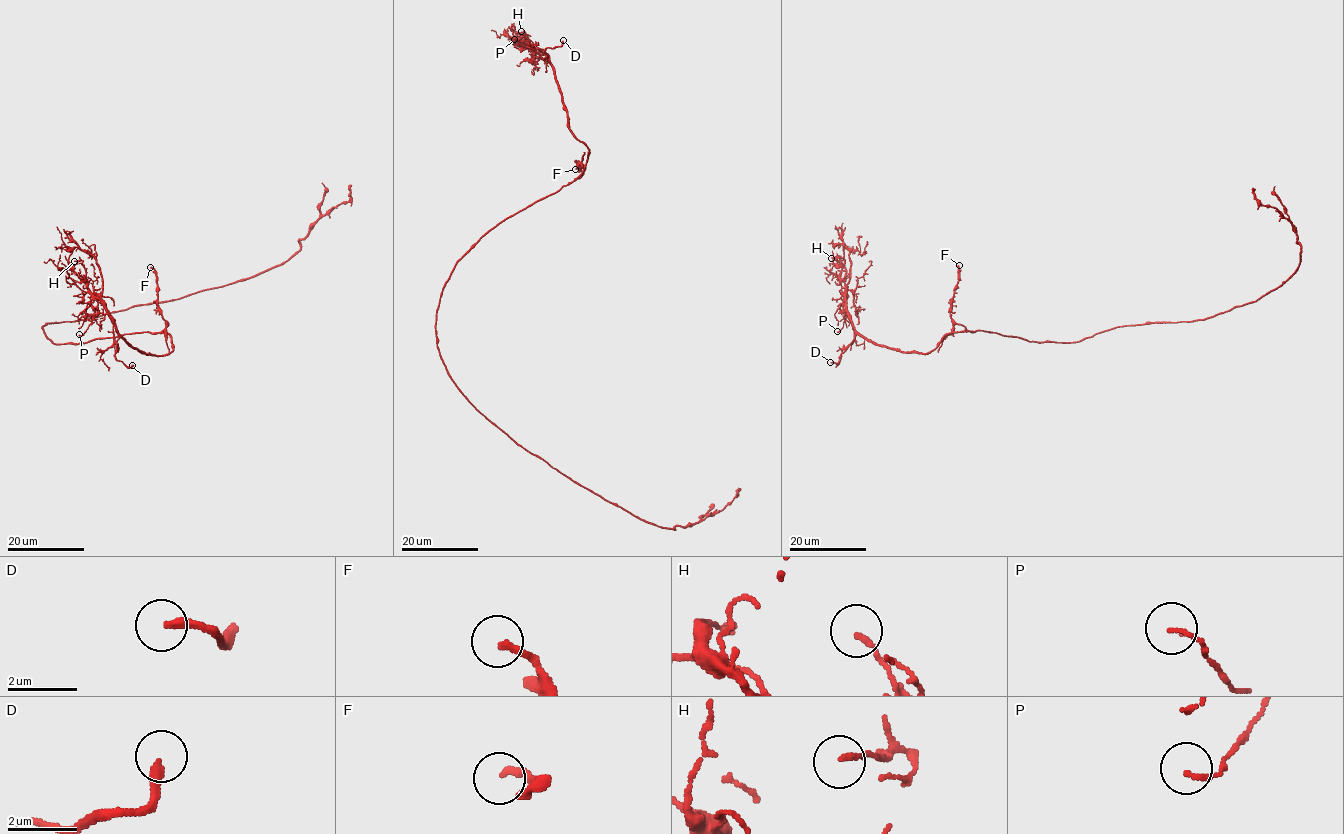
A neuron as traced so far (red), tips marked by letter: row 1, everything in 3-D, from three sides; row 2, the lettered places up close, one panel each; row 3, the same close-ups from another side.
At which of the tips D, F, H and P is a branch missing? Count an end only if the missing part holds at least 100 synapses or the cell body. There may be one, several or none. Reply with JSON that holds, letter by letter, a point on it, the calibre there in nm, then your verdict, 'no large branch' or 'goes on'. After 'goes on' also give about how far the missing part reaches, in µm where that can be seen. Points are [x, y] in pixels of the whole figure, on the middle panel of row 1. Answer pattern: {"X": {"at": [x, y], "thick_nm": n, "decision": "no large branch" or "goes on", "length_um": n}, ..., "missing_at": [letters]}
{"D": {"at": [563, 40], "thick_nm": 260, "decision": "goes on", "length_um": 60}, "F": {"at": [575, 169], "thick_nm": 190, "decision": "no large branch"}, "H": {"at": [521, 31], "thick_nm": 140, "decision": "no large branch"}, "P": {"at": [514, 39], "thick_nm": 100, "decision": "no large branch"}, "missing_at": ["D"]}

